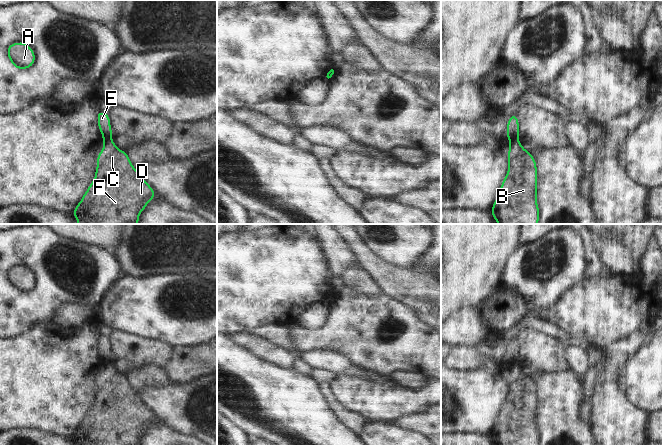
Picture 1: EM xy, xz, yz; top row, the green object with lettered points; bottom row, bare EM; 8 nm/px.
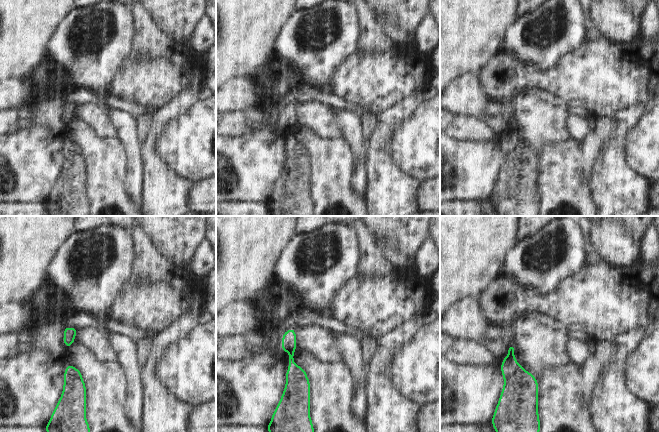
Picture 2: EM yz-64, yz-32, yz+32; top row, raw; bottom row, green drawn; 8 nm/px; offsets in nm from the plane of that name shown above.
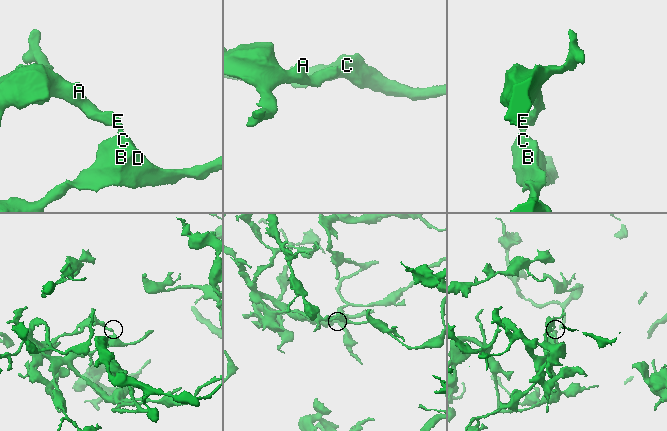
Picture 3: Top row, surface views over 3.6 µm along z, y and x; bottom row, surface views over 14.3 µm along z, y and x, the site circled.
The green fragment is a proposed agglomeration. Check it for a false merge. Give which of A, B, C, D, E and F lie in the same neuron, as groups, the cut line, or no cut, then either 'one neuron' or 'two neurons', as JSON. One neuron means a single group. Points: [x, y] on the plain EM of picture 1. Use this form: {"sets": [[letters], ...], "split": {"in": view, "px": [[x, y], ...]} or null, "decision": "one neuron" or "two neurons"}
{"sets": [["A", "E"], ["B", "C", "D", "F"]], "split": {"in": "yz", "px": [[517, 360], [510, 363]]}, "decision": "two neurons"}

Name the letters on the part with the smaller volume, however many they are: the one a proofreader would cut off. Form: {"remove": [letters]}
{"remove": ["B", "C", "D", "F"]}

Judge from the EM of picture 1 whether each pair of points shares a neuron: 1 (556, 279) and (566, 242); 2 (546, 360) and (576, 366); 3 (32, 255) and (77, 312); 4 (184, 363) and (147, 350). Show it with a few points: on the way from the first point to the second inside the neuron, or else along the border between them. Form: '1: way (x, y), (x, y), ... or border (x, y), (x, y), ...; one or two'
1: way (561, 270), (566, 262), (566, 251); one
2: border (568, 346), (566, 360), (571, 370); two
3: border (94, 309), (79, 305), (63, 305), (53, 320); two
4: border (172, 349), (169, 359), (160, 368); two

